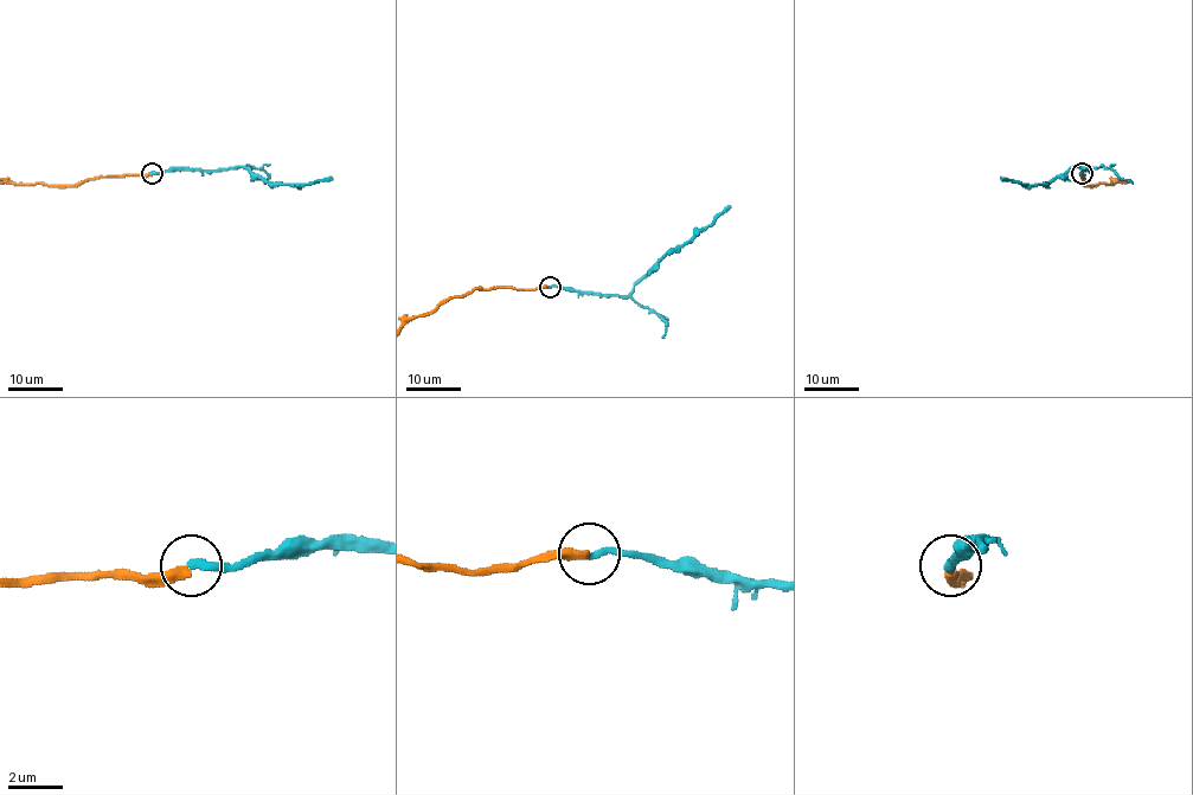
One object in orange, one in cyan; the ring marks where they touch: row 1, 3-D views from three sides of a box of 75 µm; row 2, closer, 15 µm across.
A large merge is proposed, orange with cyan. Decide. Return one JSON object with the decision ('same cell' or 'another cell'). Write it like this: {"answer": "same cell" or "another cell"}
{"answer": "another cell"}

